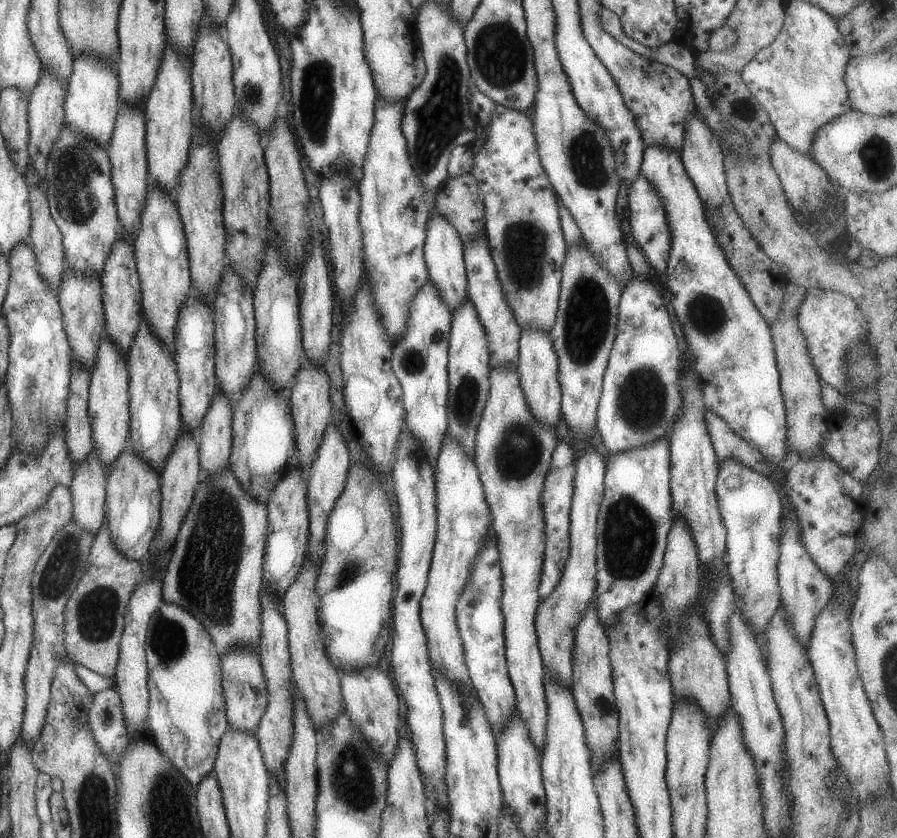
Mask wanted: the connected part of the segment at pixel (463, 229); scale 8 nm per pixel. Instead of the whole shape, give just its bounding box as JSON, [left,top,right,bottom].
[434,172,484,242]

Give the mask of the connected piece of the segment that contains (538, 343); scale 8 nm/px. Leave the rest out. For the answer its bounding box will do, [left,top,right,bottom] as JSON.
[515,326,561,428]

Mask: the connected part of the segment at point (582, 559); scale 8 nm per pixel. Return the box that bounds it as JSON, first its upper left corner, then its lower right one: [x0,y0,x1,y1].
[535,447,605,688]

